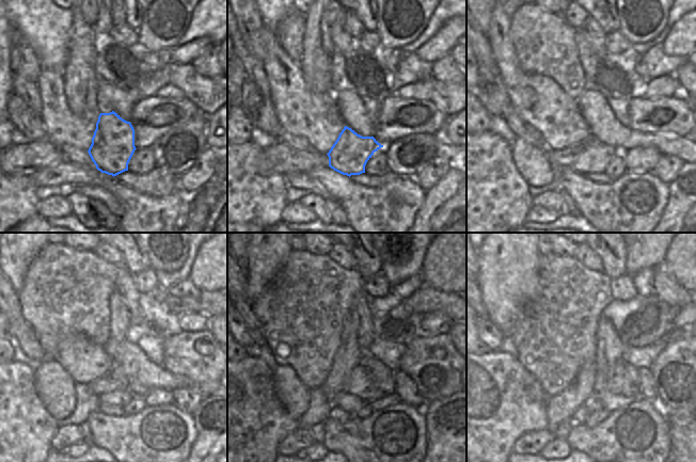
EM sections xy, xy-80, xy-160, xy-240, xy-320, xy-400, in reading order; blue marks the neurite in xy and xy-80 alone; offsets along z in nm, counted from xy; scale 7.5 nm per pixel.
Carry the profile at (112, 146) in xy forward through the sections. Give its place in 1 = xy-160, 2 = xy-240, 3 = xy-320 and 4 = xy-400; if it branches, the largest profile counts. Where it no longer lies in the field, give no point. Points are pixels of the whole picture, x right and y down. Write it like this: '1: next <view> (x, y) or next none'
1: next xy-160 (596, 156)
2: next xy-240 (121, 398)
3: next xy-320 (350, 403)
4: next xy-400 (591, 403)

